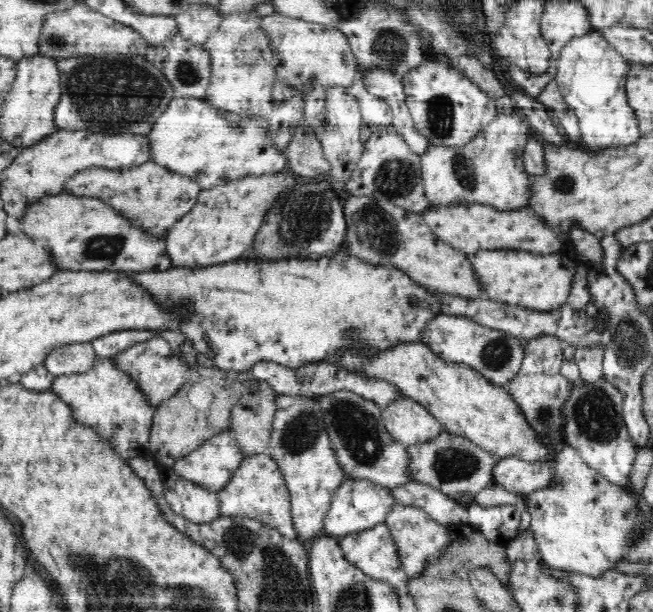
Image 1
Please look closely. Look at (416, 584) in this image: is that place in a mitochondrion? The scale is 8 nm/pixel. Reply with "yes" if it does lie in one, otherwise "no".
no

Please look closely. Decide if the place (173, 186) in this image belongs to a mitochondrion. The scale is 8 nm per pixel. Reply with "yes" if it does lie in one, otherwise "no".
no

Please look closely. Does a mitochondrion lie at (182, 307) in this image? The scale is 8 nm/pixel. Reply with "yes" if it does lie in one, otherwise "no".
no

